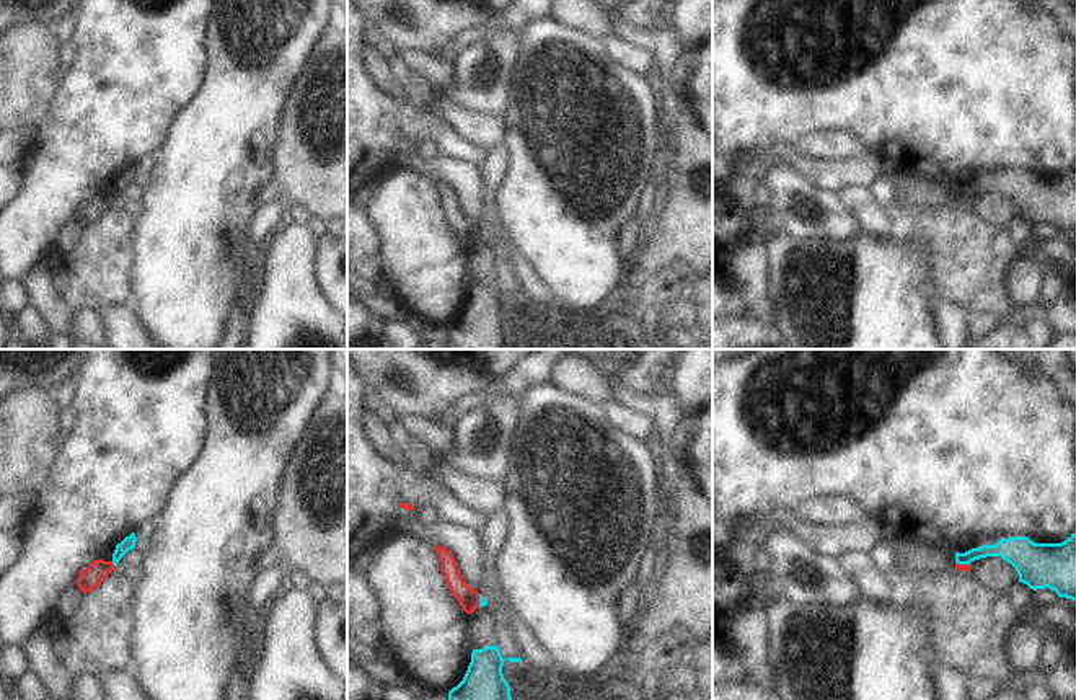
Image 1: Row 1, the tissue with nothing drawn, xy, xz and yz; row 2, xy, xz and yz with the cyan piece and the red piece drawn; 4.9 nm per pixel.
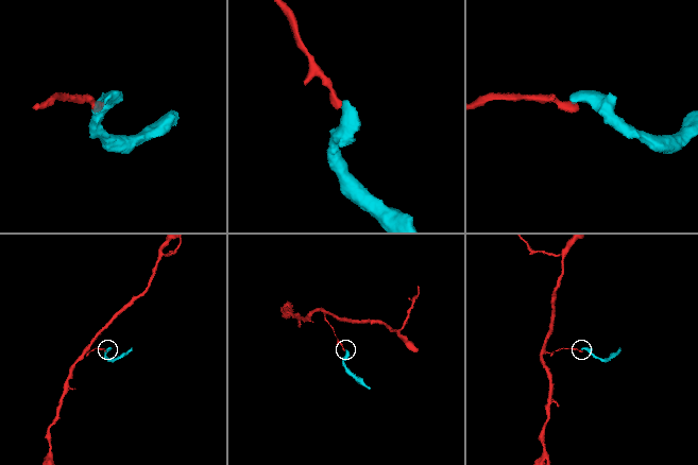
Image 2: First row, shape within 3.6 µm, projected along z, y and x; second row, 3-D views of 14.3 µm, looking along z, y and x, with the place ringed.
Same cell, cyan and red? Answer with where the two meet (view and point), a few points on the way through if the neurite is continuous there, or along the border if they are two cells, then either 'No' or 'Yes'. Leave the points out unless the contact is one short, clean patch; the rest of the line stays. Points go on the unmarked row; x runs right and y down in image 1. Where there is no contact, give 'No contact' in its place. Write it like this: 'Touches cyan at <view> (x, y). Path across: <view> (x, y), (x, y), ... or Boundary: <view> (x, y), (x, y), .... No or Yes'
Touches cyan at xy (113, 198). Boundary: xy (111, 196), (114, 201). No.

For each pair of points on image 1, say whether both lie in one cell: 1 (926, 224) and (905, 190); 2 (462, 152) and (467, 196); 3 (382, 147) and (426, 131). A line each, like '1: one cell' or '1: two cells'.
1: two cells
2: two cells
3: one cell

